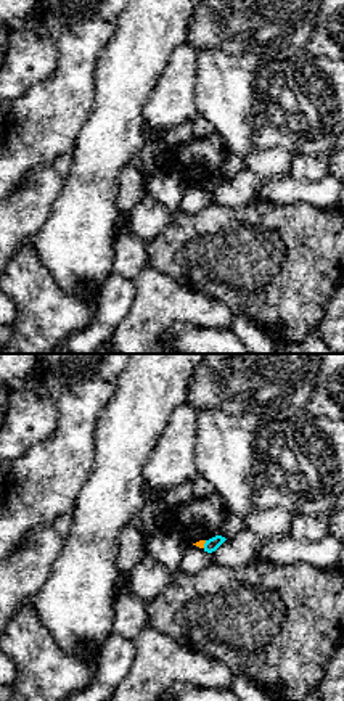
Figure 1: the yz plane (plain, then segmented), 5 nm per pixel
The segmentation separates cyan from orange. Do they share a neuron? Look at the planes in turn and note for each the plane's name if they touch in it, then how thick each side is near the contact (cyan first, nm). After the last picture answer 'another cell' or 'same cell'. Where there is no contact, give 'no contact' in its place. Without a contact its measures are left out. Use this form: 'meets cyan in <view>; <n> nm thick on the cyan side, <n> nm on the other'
meets cyan in yz; 70 nm thick on the cyan side, 40 nm on the other

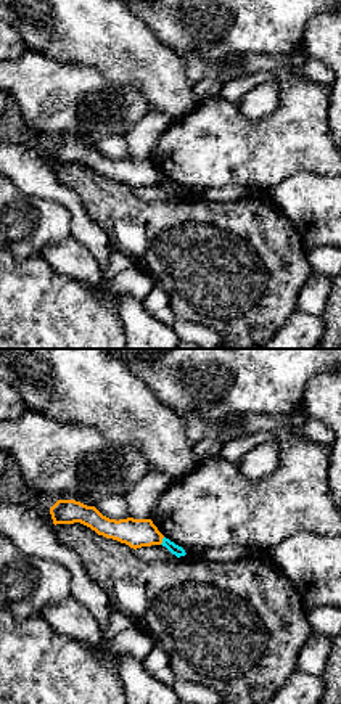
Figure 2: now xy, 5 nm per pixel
meets cyan in xy; 50 nm thick on the cyan side, 140 nm on the other

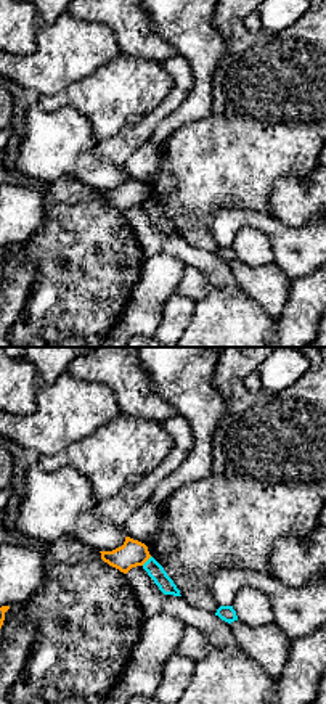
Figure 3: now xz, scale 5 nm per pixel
meets cyan in xz; 80 nm thick on the cyan side, 140 nm on the other

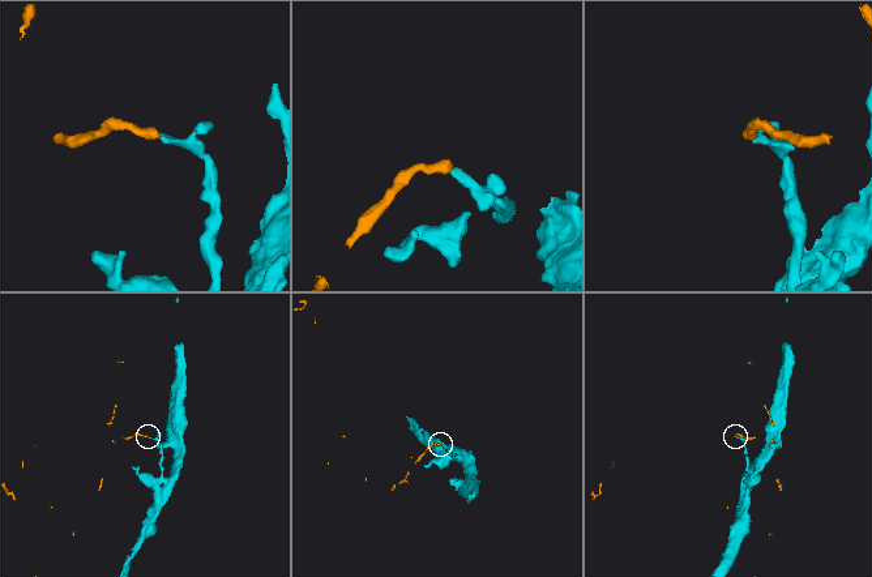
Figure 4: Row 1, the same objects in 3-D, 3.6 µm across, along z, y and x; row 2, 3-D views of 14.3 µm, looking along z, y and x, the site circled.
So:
another cell

